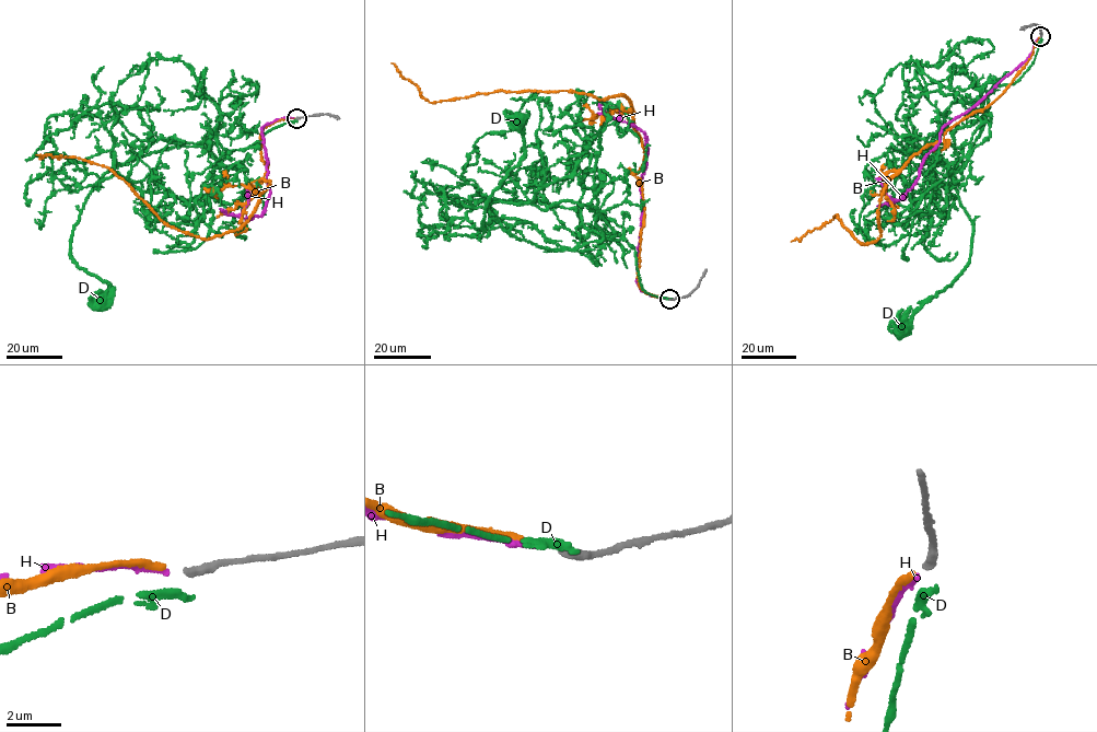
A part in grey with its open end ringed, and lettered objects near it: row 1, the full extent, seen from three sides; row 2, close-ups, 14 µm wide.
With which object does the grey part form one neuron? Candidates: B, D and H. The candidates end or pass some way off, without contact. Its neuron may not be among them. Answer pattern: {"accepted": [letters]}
{"accepted": ["H"]}

